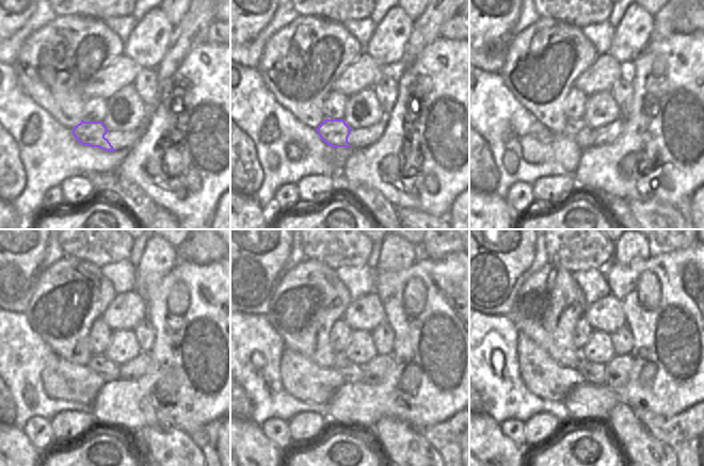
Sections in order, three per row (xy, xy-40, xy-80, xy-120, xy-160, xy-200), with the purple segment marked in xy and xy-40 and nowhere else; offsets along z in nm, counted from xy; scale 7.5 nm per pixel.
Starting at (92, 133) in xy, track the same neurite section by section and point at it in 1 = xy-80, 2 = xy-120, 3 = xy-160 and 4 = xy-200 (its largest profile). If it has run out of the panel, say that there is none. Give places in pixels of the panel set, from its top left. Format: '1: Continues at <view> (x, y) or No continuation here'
1: Continues at xy-80 (578, 130)
2: Continues at xy-120 (110, 371)
3: Continues at xy-160 (351, 372)
4: Continues at xy-200 (591, 372)

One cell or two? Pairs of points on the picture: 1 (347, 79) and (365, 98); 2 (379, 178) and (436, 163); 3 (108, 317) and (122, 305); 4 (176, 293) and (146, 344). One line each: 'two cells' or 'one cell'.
1: two cells
2: one cell
3: one cell
4: two cells

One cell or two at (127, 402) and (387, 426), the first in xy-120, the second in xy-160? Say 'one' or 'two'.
two

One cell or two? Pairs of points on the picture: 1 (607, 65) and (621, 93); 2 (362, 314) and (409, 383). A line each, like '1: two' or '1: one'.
1: two
2: two

